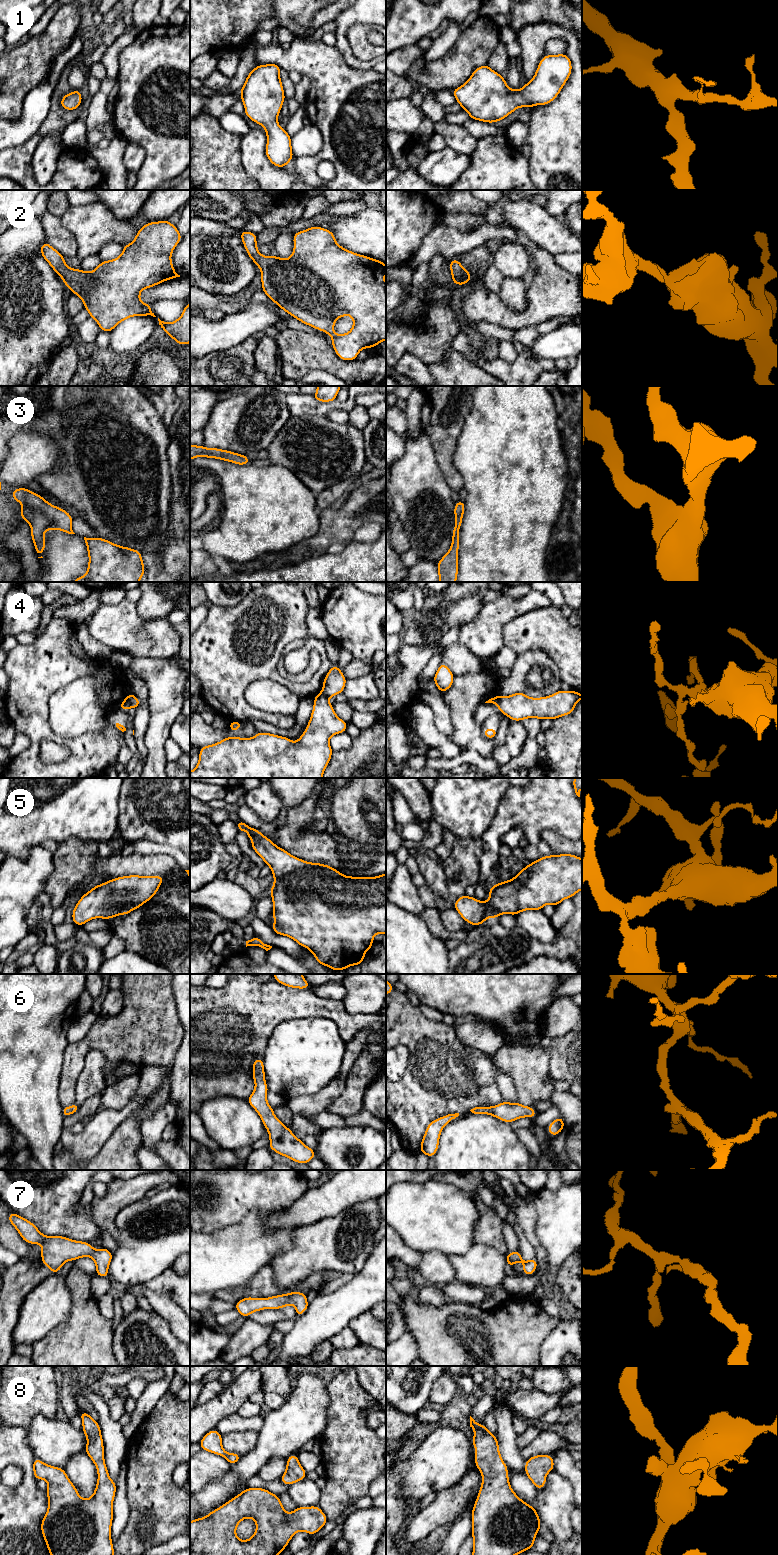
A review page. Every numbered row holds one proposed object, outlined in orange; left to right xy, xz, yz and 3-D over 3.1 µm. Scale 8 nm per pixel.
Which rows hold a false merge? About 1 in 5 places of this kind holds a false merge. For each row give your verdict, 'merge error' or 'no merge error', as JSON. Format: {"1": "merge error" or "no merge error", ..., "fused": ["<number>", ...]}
{"1": "no merge error", "2": "no merge error", "3": "no merge error", "4": "merge error", "5": "no merge error", "6": "no merge error", "7": "no merge error", "8": "no merge error", "fused": ["4"]}

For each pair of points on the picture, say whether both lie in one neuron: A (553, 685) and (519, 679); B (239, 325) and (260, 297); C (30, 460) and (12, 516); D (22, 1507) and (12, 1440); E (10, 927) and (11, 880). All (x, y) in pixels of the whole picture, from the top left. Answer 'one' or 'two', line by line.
A: one
B: two
C: one
D: one
E: one

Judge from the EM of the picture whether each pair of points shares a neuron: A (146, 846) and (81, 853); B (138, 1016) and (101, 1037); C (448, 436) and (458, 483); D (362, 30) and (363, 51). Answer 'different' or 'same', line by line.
A: different
B: same
C: same
D: same

